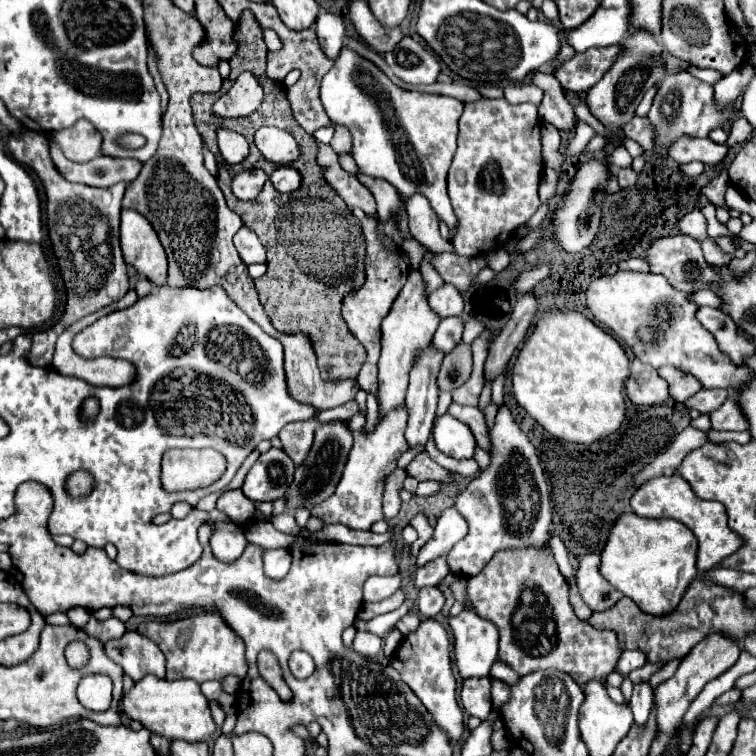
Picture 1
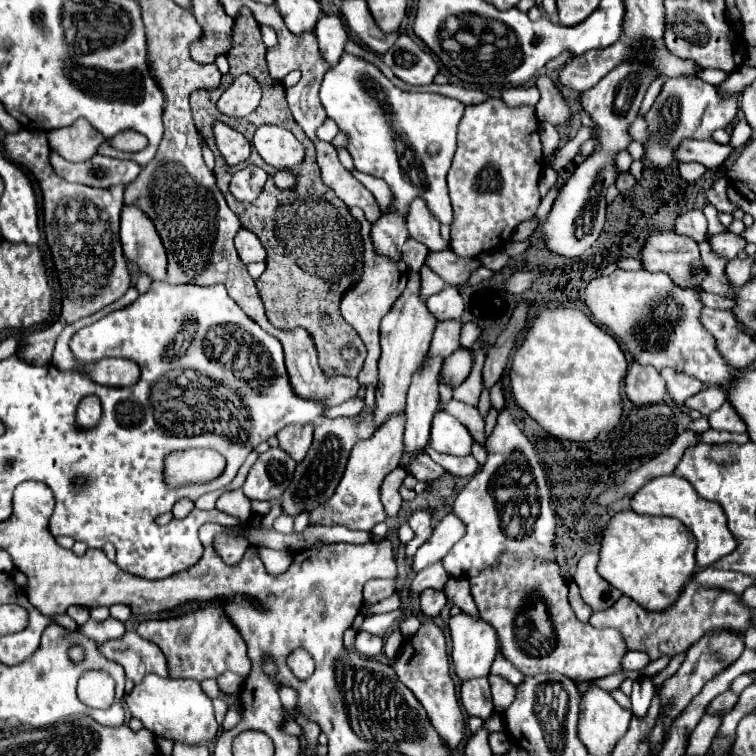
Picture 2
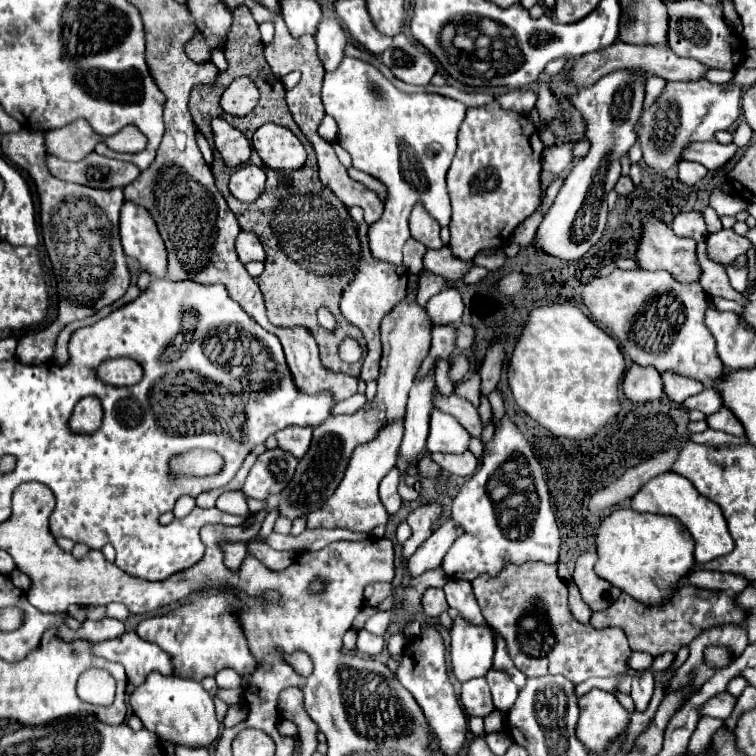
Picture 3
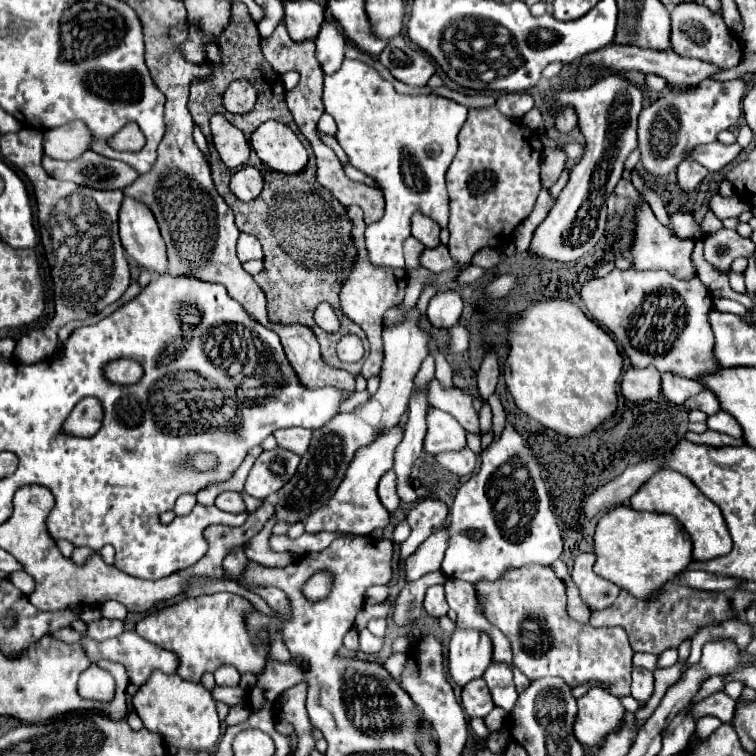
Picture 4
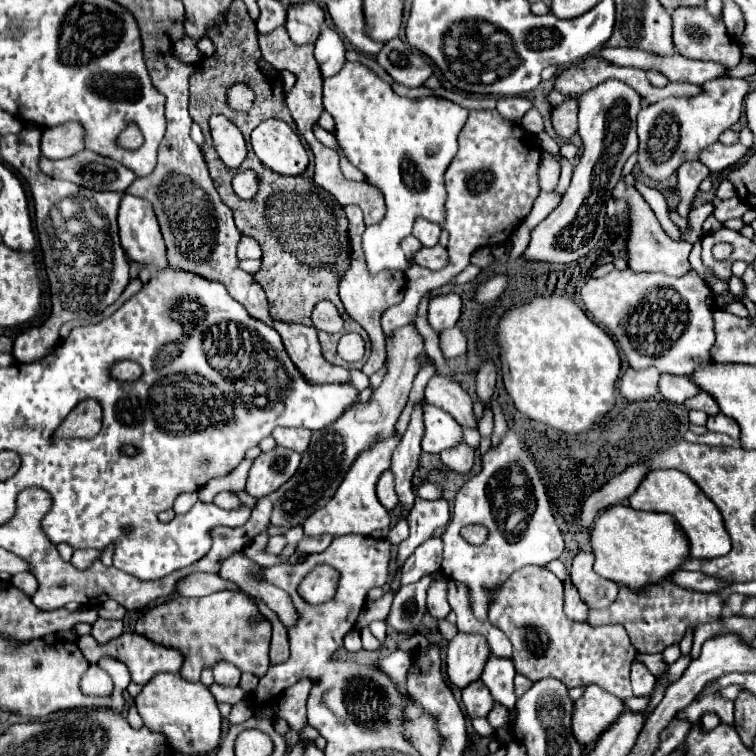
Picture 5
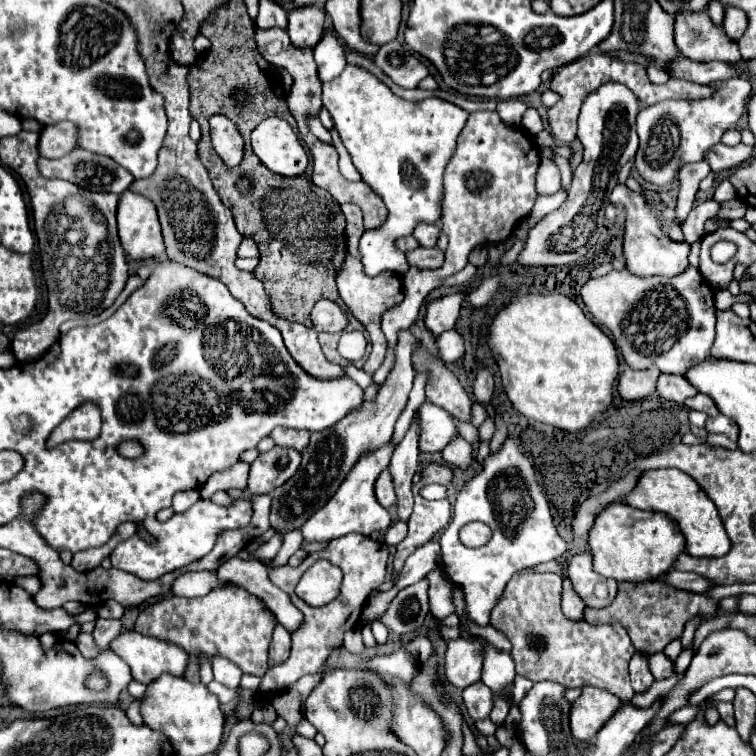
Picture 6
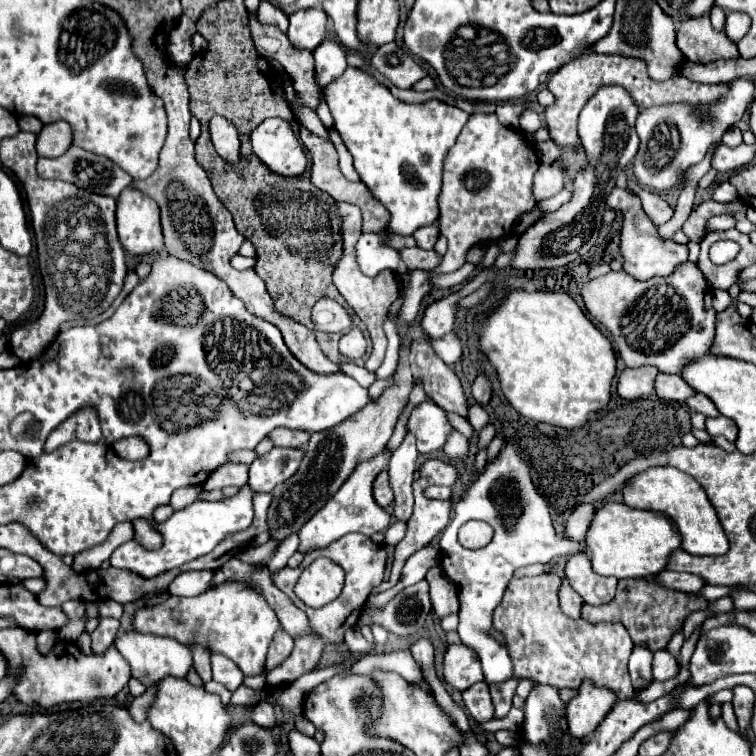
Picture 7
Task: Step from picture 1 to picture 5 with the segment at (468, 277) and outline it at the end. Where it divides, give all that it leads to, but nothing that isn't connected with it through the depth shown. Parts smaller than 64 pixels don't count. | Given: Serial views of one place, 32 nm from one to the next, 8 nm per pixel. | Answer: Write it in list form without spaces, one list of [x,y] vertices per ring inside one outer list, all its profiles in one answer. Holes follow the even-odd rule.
[[[440,244],[434,246],[434,248],[420,248],[414,256],[412,256],[412,262],[422,266],[422,268],[428,268],[428,270],[440,270],[446,266],[448,262],[448,256],[446,256],[446,248],[442,248]]]

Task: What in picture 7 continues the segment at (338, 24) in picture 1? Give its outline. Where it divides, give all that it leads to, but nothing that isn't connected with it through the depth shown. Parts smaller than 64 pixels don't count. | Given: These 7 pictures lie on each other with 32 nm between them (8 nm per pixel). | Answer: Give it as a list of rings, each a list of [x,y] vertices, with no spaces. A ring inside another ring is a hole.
[[[332,38],[324,40],[314,50],[314,58],[316,58],[316,82],[320,84],[320,88],[326,88],[328,84],[332,84],[332,80],[340,78],[344,74],[344,68],[348,66],[342,46]]]

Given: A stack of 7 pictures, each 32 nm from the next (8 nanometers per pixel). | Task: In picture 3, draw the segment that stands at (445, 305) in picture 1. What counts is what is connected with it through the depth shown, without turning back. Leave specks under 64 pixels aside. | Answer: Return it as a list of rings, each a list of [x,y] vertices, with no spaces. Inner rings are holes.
[[[446,288],[446,290],[438,292],[436,296],[430,298],[430,302],[426,306],[426,312],[434,326],[456,324],[462,316],[462,310],[464,310],[462,298],[460,298],[458,290],[454,290],[454,288]]]

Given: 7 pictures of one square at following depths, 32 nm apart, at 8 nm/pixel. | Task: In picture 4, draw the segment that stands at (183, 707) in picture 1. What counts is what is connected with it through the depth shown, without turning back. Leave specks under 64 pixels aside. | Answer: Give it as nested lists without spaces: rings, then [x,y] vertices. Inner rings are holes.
[[[154,672],[148,684],[142,684],[132,698],[134,710],[142,718],[144,726],[152,732],[158,732],[166,744],[174,748],[184,748],[192,752],[210,752],[218,744],[218,712],[216,702],[200,682],[182,680],[178,674]]]

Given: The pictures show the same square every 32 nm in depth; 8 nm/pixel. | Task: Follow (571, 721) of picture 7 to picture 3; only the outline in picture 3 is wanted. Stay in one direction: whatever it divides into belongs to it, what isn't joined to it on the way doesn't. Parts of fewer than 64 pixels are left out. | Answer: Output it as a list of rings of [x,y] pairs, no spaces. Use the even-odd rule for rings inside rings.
[[[592,688],[578,700],[580,720],[576,724],[578,740],[592,752],[602,754],[608,742],[620,736],[630,720],[630,714],[622,708],[612,692]]]

